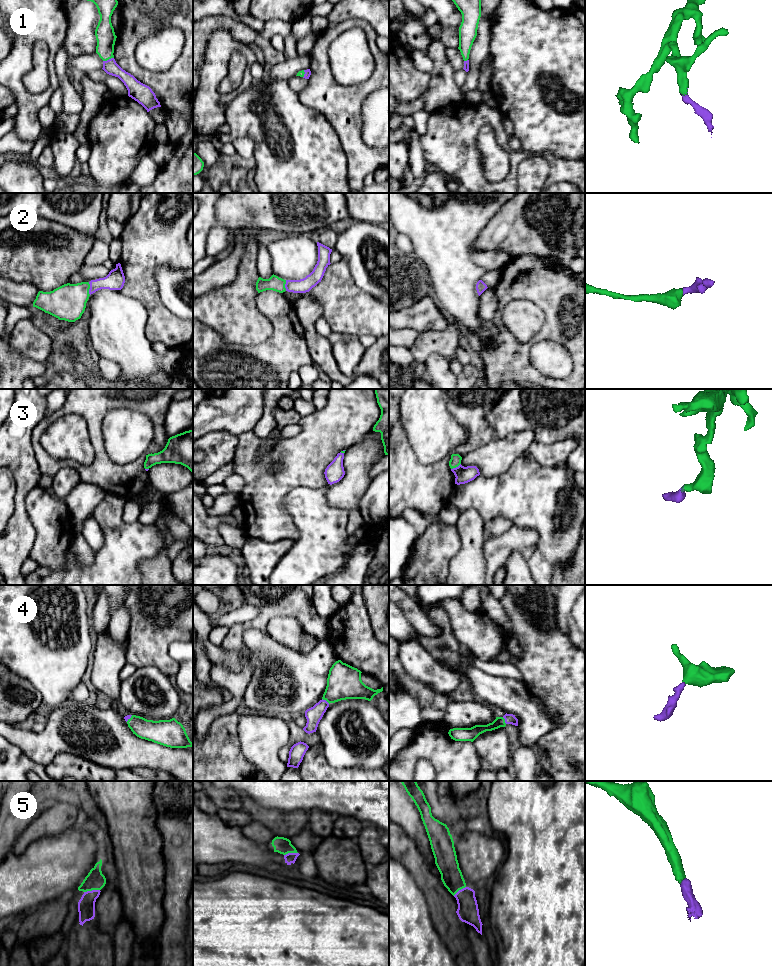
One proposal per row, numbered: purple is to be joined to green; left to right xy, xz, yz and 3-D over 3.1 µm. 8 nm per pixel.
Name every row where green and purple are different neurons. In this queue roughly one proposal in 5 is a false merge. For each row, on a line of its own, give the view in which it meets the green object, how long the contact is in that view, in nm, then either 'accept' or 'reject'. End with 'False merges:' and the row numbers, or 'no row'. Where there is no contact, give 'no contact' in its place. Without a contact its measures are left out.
1: meets green in xy; contact 90 nm long; accept
2: meets green in xy; contact 110 nm long; accept
3: meets green in yz; contact 90 nm long; accept
4: meets green in xz; contact 80 nm long; accept
5: meets green in xy; contact 130 nm long; accept
False merges: no row

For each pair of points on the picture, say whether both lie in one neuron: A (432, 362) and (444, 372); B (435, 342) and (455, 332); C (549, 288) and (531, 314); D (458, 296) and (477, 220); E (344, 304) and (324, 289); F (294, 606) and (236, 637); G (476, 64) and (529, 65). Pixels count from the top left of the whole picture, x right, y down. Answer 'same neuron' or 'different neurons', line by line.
A: same neuron
B: same neuron
C: different neurons
D: same neuron
E: same neuron
F: same neuron
G: different neurons

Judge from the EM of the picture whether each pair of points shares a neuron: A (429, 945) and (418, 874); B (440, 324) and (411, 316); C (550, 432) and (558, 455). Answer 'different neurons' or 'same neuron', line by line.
A: different neurons
B: same neuron
C: different neurons

